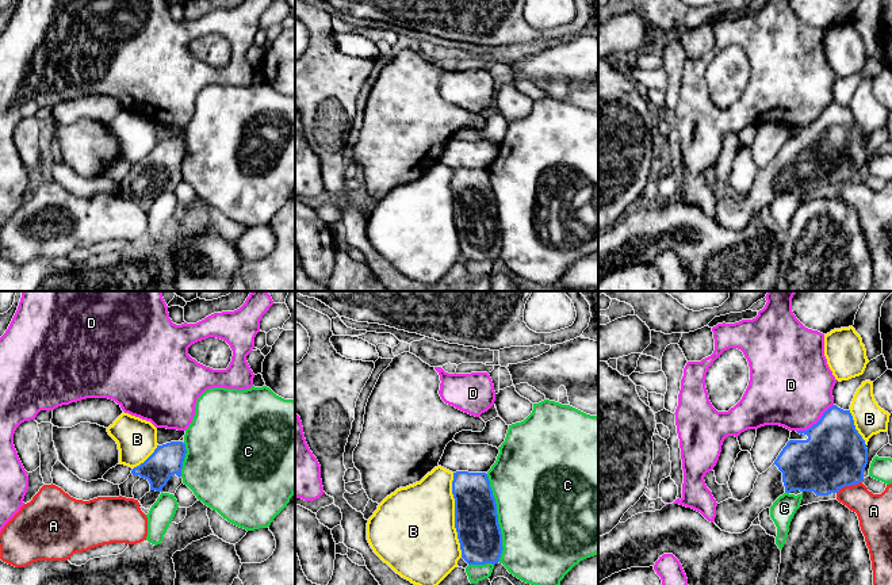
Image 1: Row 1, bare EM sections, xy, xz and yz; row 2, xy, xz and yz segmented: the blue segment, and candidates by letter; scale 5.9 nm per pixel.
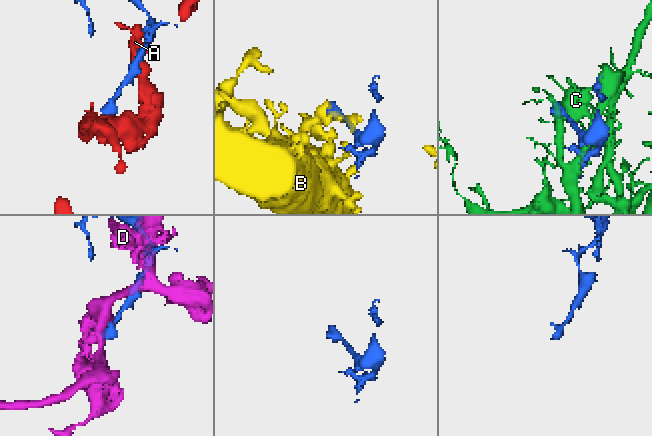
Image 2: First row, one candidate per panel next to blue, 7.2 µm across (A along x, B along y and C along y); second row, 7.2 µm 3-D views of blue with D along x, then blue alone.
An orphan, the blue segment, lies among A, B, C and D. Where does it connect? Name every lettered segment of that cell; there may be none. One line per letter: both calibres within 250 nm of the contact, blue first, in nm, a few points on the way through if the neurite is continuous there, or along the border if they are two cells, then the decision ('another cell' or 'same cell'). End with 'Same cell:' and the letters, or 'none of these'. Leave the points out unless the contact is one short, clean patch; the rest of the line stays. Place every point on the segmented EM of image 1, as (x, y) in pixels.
A: 380/200 nm | along yz (861, 481), (845, 485), (837, 493) | another cell
B: 260/480 nm | another cell
C: 260/500 nm | another cell
D: 380/460 nm | another cell
Same cell: none of these

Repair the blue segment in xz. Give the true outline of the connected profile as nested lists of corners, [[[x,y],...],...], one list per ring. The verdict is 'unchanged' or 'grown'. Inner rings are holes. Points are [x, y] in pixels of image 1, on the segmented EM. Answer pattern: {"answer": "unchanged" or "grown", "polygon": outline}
{"answer": "unchanged", "polygon": [[[453,473],[455,528],[462,558],[468,565],[498,563],[502,534],[497,504],[486,473]]]}

